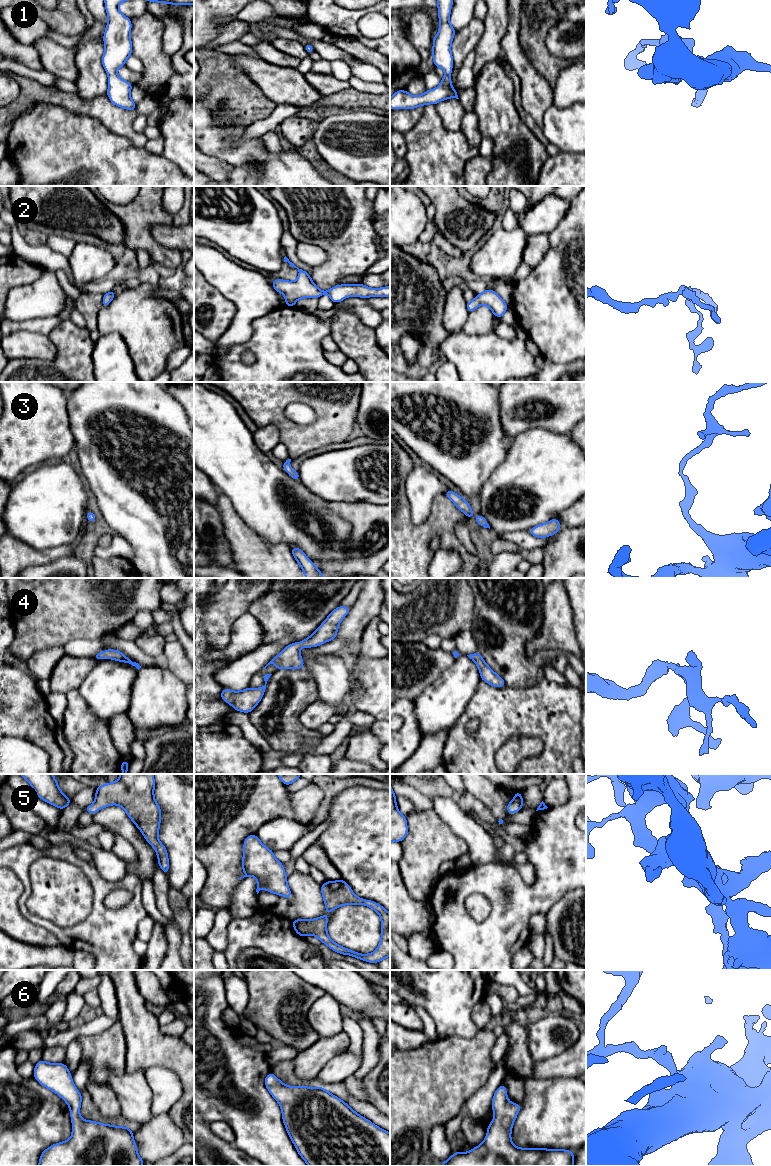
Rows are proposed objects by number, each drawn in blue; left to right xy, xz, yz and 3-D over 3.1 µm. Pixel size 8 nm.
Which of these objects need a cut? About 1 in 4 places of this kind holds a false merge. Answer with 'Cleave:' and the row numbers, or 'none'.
Cleave: none

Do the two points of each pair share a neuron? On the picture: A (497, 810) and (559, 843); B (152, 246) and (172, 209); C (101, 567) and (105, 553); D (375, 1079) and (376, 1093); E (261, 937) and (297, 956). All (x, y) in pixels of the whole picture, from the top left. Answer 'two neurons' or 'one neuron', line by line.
A: two neurons
B: two neurons
C: two neurons
D: one neuron
E: one neuron

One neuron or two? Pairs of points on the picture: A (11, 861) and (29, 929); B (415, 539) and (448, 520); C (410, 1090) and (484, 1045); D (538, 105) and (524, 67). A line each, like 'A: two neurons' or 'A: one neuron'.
A: two neurons
B: one neuron
C: one neuron
D: one neuron

